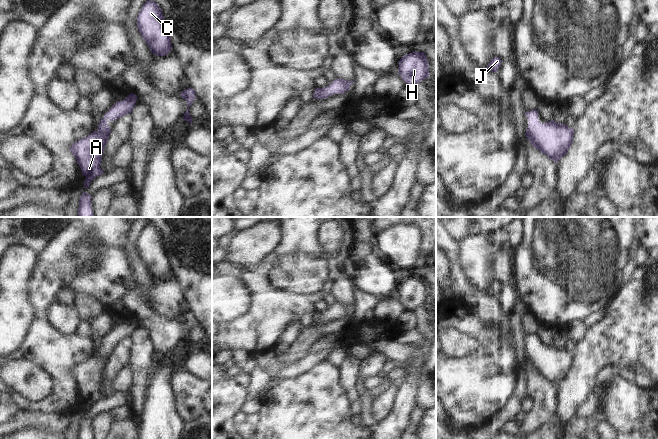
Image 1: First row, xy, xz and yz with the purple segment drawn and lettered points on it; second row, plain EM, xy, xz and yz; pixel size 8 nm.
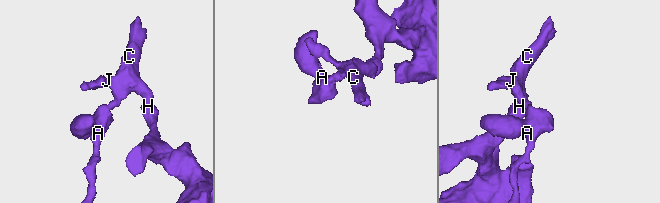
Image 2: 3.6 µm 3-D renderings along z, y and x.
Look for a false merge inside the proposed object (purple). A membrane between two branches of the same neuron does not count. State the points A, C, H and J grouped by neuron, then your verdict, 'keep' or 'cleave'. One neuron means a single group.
groups A C H J; keep

